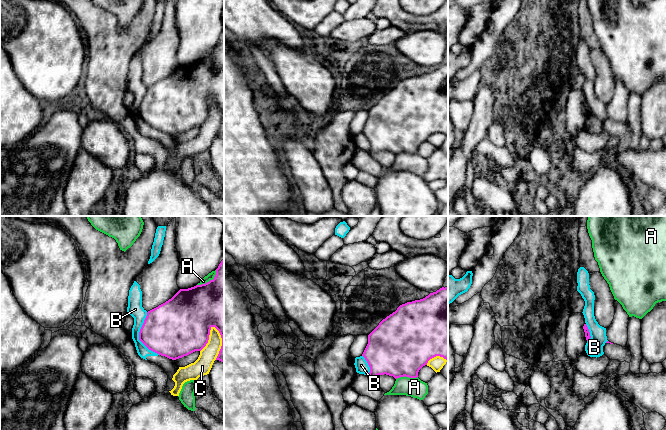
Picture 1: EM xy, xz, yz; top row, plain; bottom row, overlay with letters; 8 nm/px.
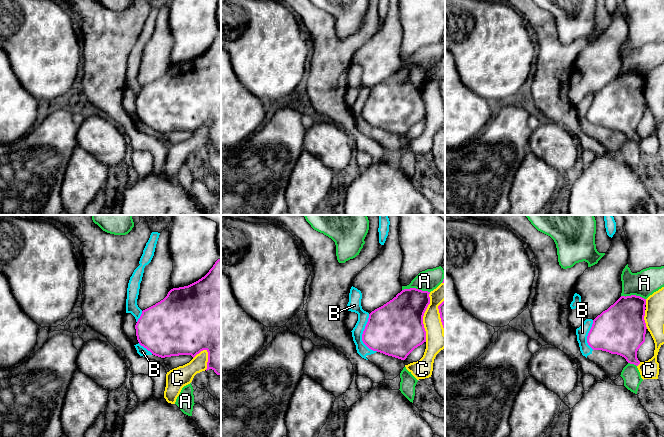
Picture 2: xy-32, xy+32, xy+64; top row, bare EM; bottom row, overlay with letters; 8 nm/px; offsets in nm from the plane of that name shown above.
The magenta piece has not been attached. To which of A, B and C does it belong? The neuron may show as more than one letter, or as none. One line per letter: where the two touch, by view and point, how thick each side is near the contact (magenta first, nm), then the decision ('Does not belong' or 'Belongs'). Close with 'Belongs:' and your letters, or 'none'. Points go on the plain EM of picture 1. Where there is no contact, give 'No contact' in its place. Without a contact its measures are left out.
A: Touches magenta at xz (406, 152). Thickness 480 nm (magenta) against 160 nm. Does not belong
B: Touches magenta at xy (139, 112). Thickness 420 nm (magenta) against 120 nm. Does not belong
C: Touches magenta at xy (222, 118). Thickness 300 nm (magenta) against 140 nm. Does not belong
Belongs: none

